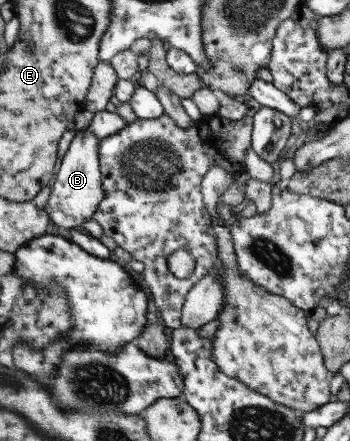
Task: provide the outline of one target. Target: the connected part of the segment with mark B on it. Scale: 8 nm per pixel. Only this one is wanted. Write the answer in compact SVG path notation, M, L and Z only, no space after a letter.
M84 128L77 131L67 152L61 157L61 165L50 184L49 199L44 207L50 221L65 229L79 228L81 223L91 219L97 212L104 192L100 182L97 158L98 141Z

